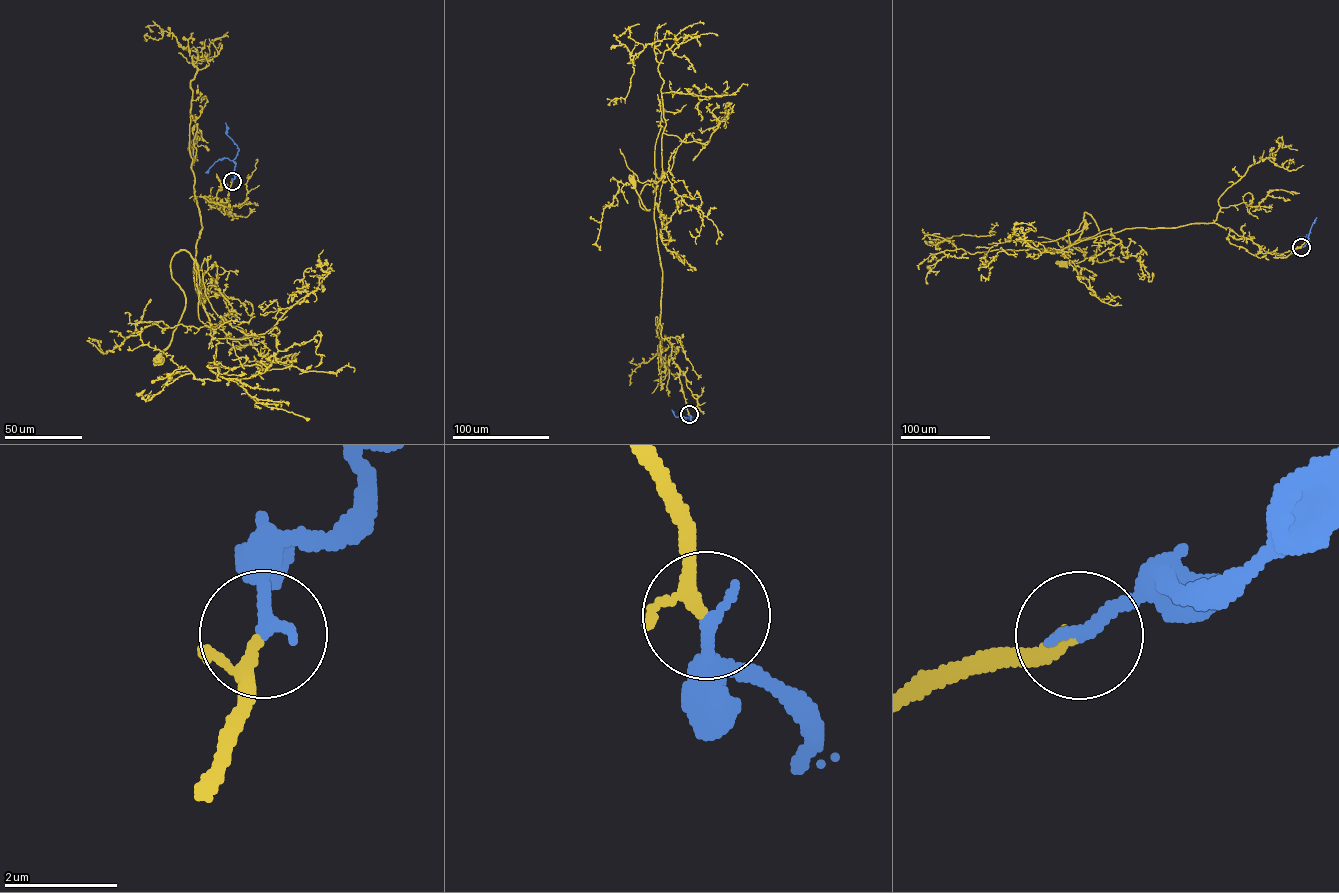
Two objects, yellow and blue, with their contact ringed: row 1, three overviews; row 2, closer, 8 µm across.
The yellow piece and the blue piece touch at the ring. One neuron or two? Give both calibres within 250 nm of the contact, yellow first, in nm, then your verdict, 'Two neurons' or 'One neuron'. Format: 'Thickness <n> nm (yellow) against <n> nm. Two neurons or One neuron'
Thickness 170 nm (yellow) against 280 nm. One neuron

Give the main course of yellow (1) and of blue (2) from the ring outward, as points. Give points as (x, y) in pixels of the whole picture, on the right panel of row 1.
1: (1301, 247), (1267, 252), (1214, 223), (1126, 228), (1079, 240), (1086, 212), (1100, 233), (1096, 252), (1061, 264)
2: (1301, 247), (1309, 241), (1308, 236), (1316, 217)

